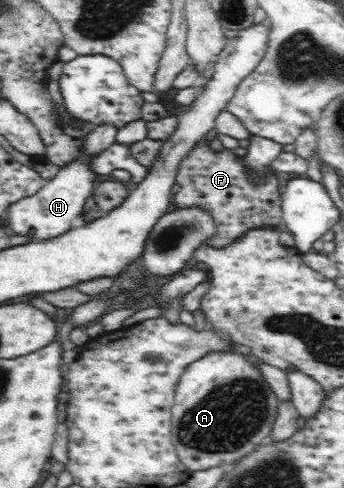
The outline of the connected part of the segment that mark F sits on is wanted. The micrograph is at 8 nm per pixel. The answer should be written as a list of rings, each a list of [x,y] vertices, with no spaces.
[[[200,137],[187,151],[188,154],[180,160],[174,177],[173,184],[178,186],[178,192],[171,198],[171,210],[198,209],[209,214],[211,223],[214,225],[214,234],[212,238],[206,239],[204,244],[212,249],[227,249],[232,242],[238,241],[248,232],[274,229],[278,224],[282,224],[280,208],[282,180],[279,172],[272,166],[265,166],[261,171],[252,170],[245,163],[244,157],[236,156],[229,148],[212,150],[205,137]]]

